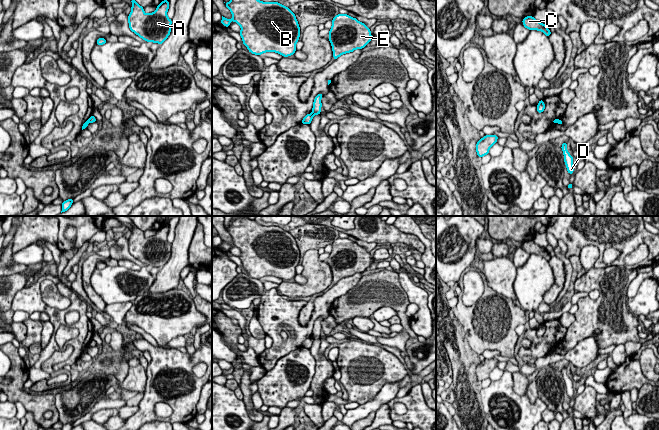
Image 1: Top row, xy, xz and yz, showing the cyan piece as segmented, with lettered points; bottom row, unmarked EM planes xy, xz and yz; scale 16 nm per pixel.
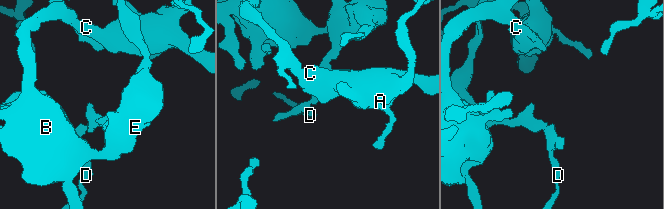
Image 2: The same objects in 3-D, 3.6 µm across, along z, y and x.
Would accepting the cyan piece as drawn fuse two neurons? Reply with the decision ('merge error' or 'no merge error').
merge error

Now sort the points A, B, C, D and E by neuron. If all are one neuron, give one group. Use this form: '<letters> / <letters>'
A B C E / D

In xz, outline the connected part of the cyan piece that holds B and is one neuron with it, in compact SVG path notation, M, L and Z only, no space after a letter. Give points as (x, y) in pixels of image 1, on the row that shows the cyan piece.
M230 0L225 5L232 13L232 19L222 16L220 23L227 28L232 21L239 24L241 27L239 34L249 52L258 56L265 52L275 52L283 57L294 55L300 37L300 27L290 8L278 2L260 0Z

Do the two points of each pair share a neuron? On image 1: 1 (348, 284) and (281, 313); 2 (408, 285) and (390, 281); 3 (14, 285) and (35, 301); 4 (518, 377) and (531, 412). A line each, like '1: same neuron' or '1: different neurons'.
1: same neuron
2: different neurons
3: different neurons
4: different neurons

